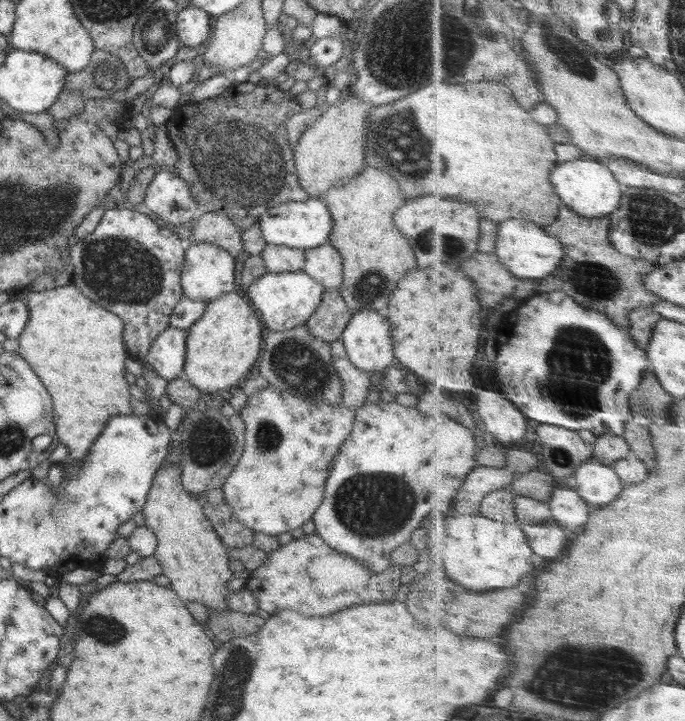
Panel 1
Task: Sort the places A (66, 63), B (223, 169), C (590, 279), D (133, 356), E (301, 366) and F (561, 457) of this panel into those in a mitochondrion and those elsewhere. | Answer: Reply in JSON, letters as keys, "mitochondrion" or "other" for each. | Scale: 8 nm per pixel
{"A":"other","B":"mitochondrion","C":"mitochondrion","D":"other","E":"mitochondrion","F":"mitochondrion"}

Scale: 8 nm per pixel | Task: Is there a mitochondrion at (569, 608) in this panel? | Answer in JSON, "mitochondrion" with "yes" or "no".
{"mitochondrion":"no"}

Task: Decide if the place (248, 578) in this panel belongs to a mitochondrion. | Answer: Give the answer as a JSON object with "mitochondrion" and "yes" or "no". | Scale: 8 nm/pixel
{"mitochondrion":"no"}

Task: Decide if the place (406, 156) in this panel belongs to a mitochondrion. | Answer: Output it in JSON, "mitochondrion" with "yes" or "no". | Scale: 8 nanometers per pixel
{"mitochondrion":"yes"}

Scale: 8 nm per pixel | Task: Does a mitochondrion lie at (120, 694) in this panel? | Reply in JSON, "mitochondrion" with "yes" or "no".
{"mitochondrion":"no"}

